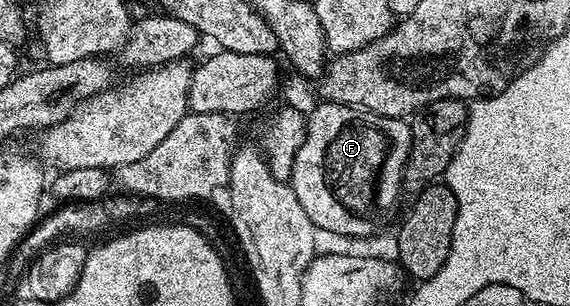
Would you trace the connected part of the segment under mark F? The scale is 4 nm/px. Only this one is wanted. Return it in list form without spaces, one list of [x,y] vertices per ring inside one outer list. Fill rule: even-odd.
[[[321,101],[307,115],[306,140],[294,156],[290,185],[298,204],[306,208],[306,216],[317,231],[345,234],[348,238],[364,238],[380,226],[380,221],[396,206],[404,185],[404,165],[412,151],[412,127],[403,118],[378,116],[359,106],[344,106],[340,102]]]

